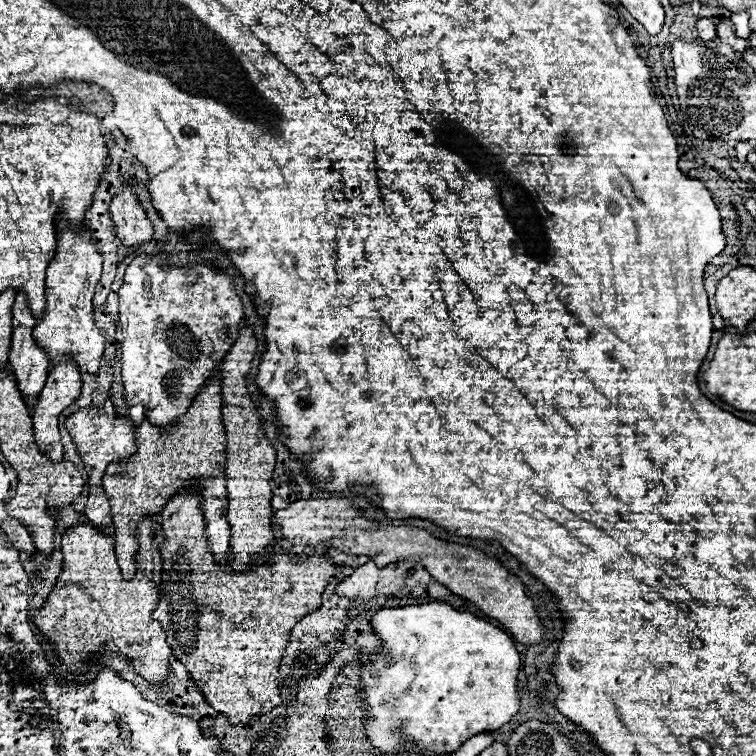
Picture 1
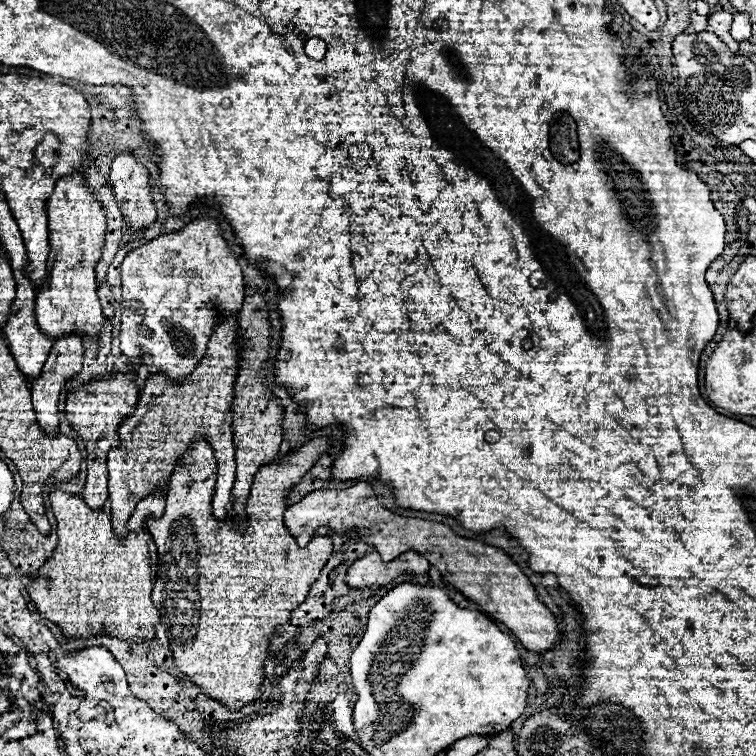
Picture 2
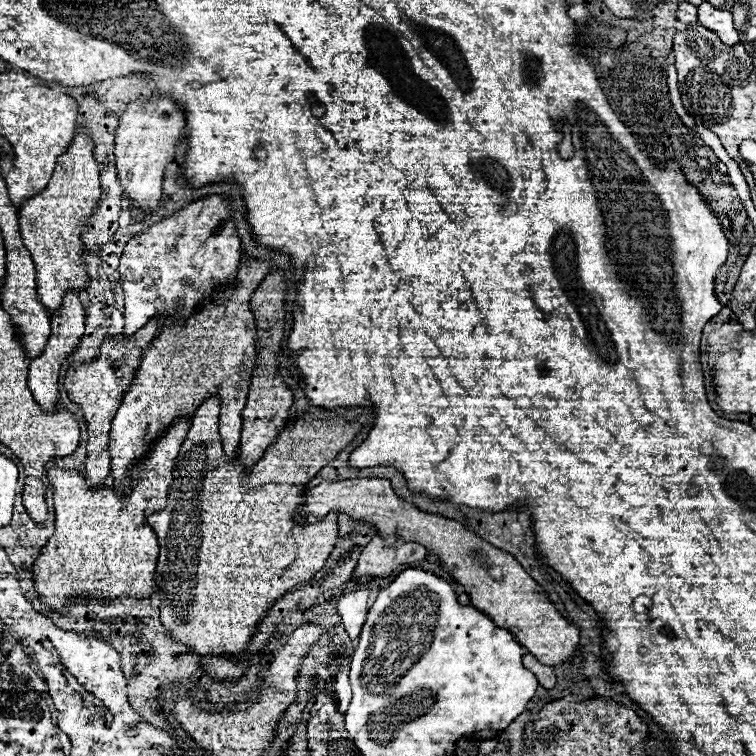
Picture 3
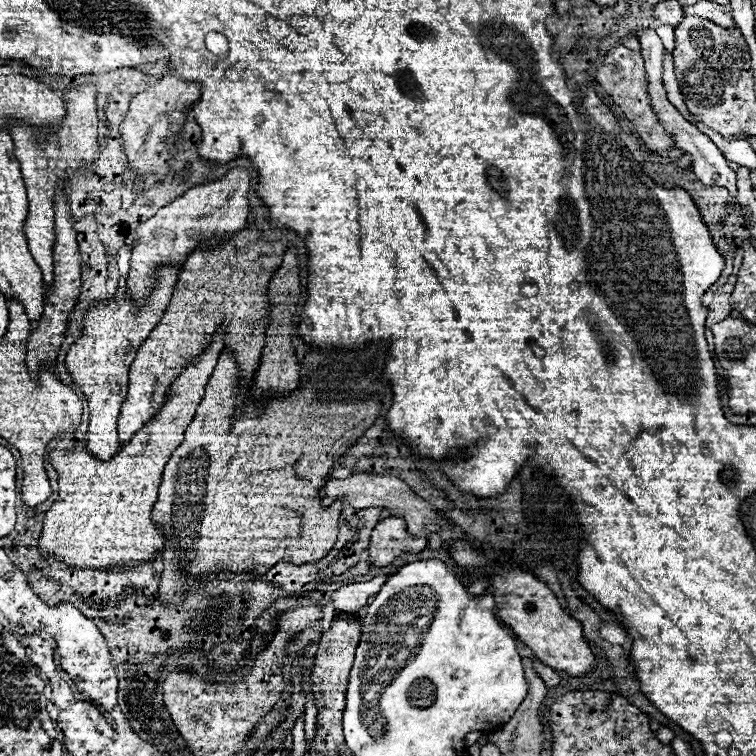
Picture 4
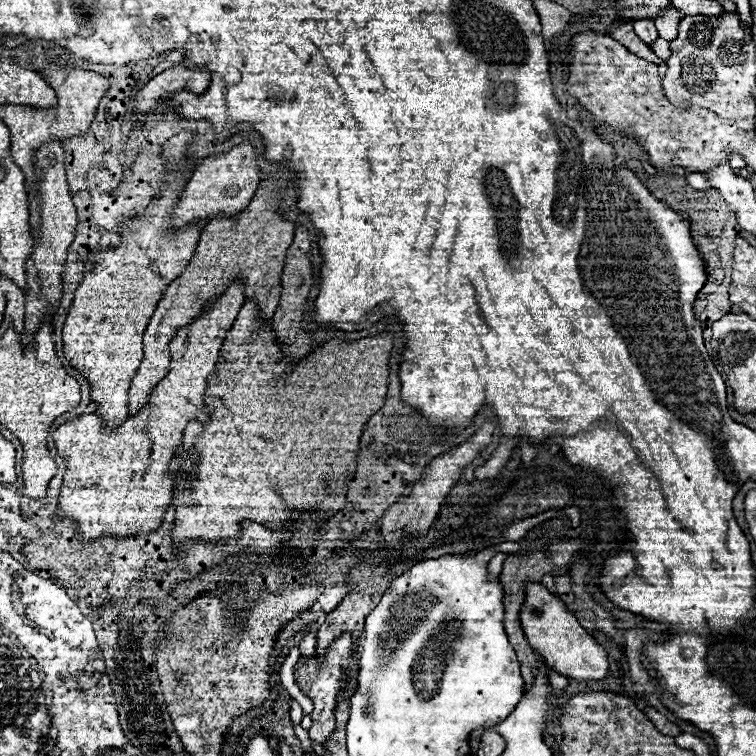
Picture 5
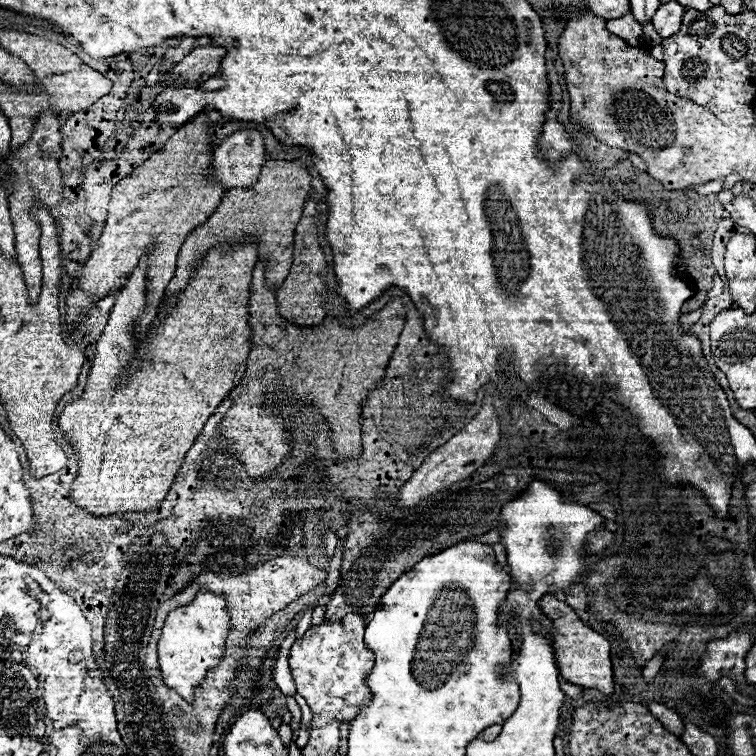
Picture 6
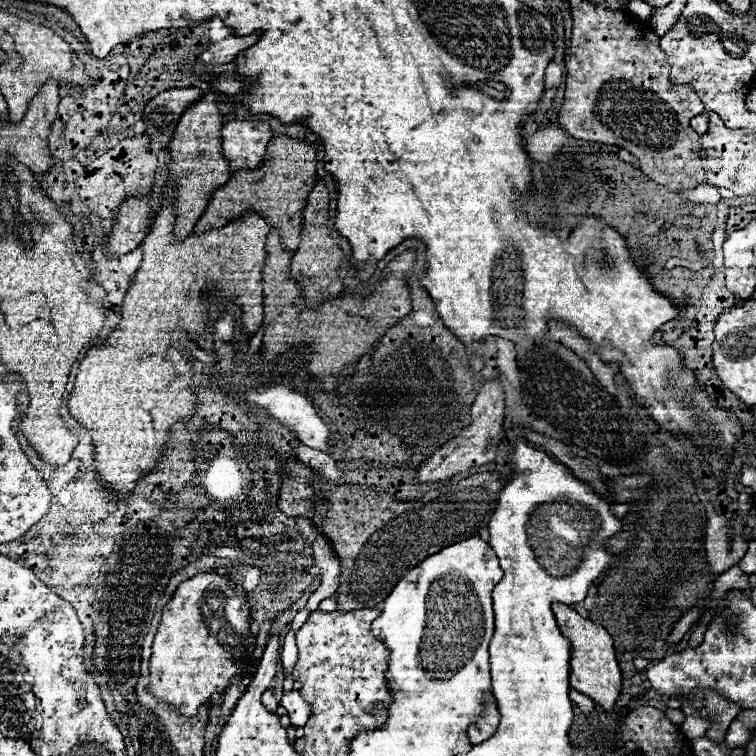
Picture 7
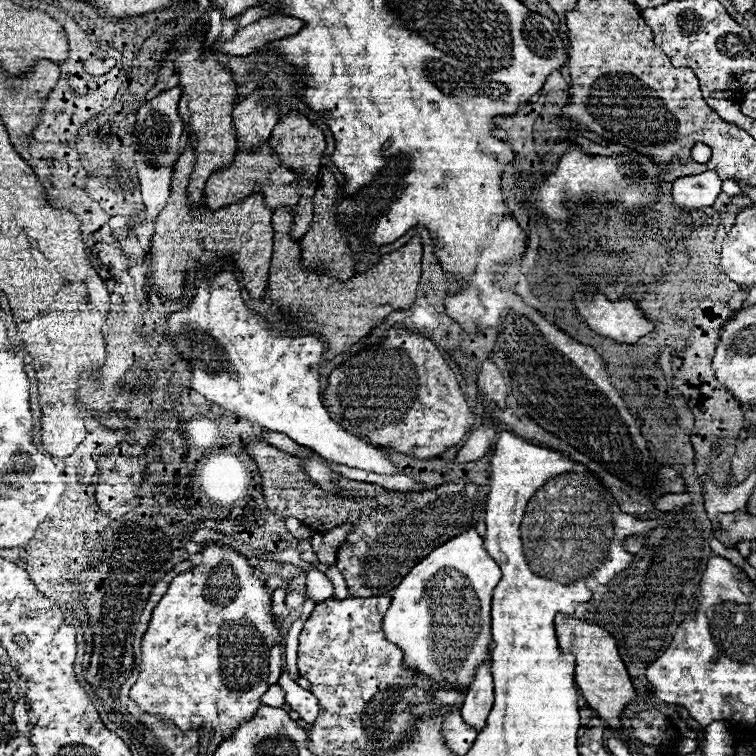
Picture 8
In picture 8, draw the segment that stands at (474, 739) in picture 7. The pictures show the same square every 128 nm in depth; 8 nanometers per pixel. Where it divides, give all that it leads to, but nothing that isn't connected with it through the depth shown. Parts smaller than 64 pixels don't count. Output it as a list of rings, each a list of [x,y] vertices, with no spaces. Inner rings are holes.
[[[488,658],[478,666],[476,678],[466,694],[466,702],[462,706],[464,724],[472,726],[476,732],[482,732],[484,724],[488,722],[492,704],[494,704],[494,686],[492,686],[490,658]]]

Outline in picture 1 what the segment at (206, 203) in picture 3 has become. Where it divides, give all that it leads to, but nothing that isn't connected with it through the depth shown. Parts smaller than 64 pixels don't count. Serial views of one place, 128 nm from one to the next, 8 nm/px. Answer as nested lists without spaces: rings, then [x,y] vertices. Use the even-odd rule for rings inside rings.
[[[146,254],[136,256],[136,260],[126,268],[124,284],[118,290],[118,322],[120,332],[124,334],[124,340],[120,342],[122,382],[128,408],[142,404],[148,422],[158,428],[170,428],[188,412],[200,388],[216,376],[216,370],[228,356],[240,334],[242,302],[234,292],[234,278],[212,266],[198,264],[162,270],[158,264],[160,254],[154,258],[148,258]]]

